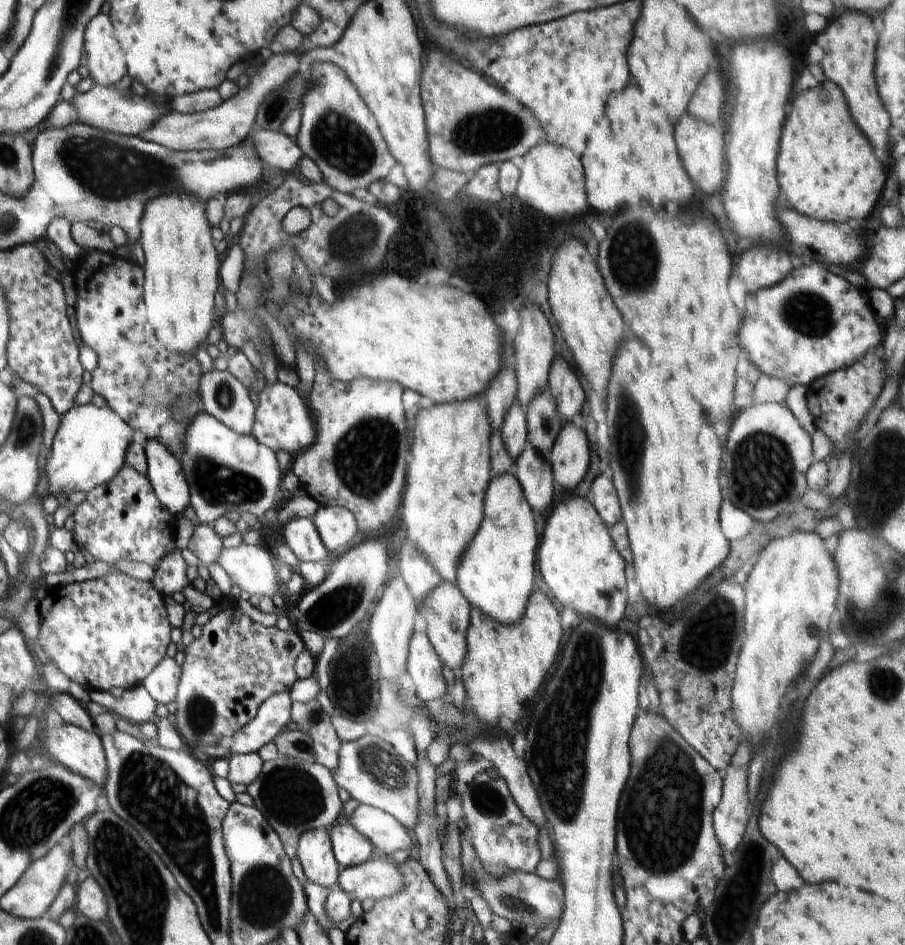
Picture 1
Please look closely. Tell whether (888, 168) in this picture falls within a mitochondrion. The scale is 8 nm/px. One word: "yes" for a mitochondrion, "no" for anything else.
no

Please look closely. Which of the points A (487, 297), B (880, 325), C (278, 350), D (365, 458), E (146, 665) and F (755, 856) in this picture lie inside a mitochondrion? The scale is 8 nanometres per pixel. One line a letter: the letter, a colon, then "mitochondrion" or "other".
A: other
B: other
C: other
D: mitochondrion
E: other
F: other

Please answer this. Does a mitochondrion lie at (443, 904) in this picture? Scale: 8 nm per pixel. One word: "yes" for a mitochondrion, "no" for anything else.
no

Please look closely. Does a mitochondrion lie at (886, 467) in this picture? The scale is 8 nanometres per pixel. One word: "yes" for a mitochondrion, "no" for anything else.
yes

